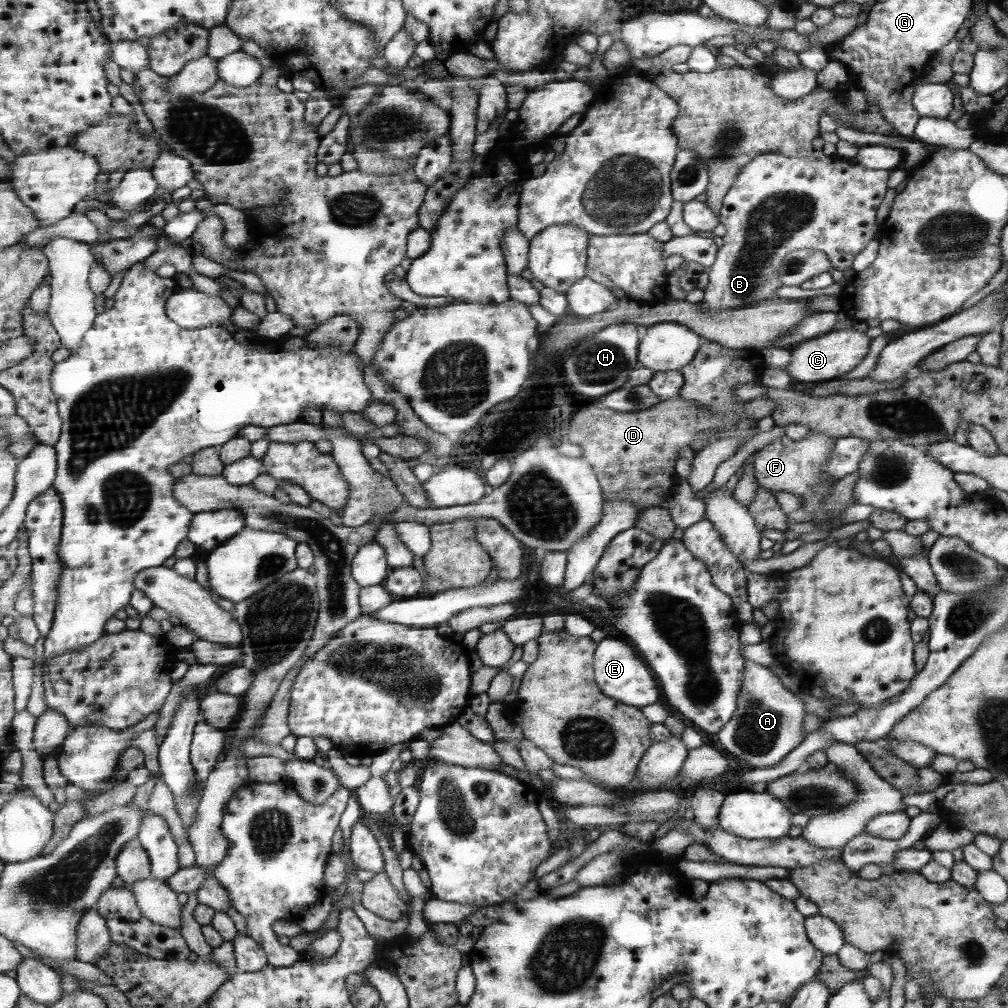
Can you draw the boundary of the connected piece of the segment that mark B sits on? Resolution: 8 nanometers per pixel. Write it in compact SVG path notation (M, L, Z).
M814 151L803 158L783 156L777 152L765 153L750 160L722 198L717 217L726 228L723 244L716 250L715 260L707 272L709 283L703 288L703 299L697 305L702 306L707 315L713 315L769 299L781 287L777 271L782 260L797 249L812 248L824 252L833 265L832 270L843 272L852 268L855 255L877 233L875 210L887 190L887 174L888 170L871 170L862 165L847 164L841 159L835 160L835 155L829 158L821 151Z

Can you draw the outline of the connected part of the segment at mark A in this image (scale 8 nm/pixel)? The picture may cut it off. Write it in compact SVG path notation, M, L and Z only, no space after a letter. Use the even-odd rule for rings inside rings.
M747 660L743 671L742 688L738 692L737 710L733 718L717 733L716 744L724 753L745 761L752 769L768 768L780 763L798 747L803 738L803 716L805 716L803 702L792 691L785 690L779 678L773 676L767 667Z

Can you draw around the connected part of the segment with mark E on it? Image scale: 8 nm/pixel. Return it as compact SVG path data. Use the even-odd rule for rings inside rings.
M603 637L594 650L594 680L608 697L635 708L653 704L659 698L655 682L642 659L626 643L615 637Z

